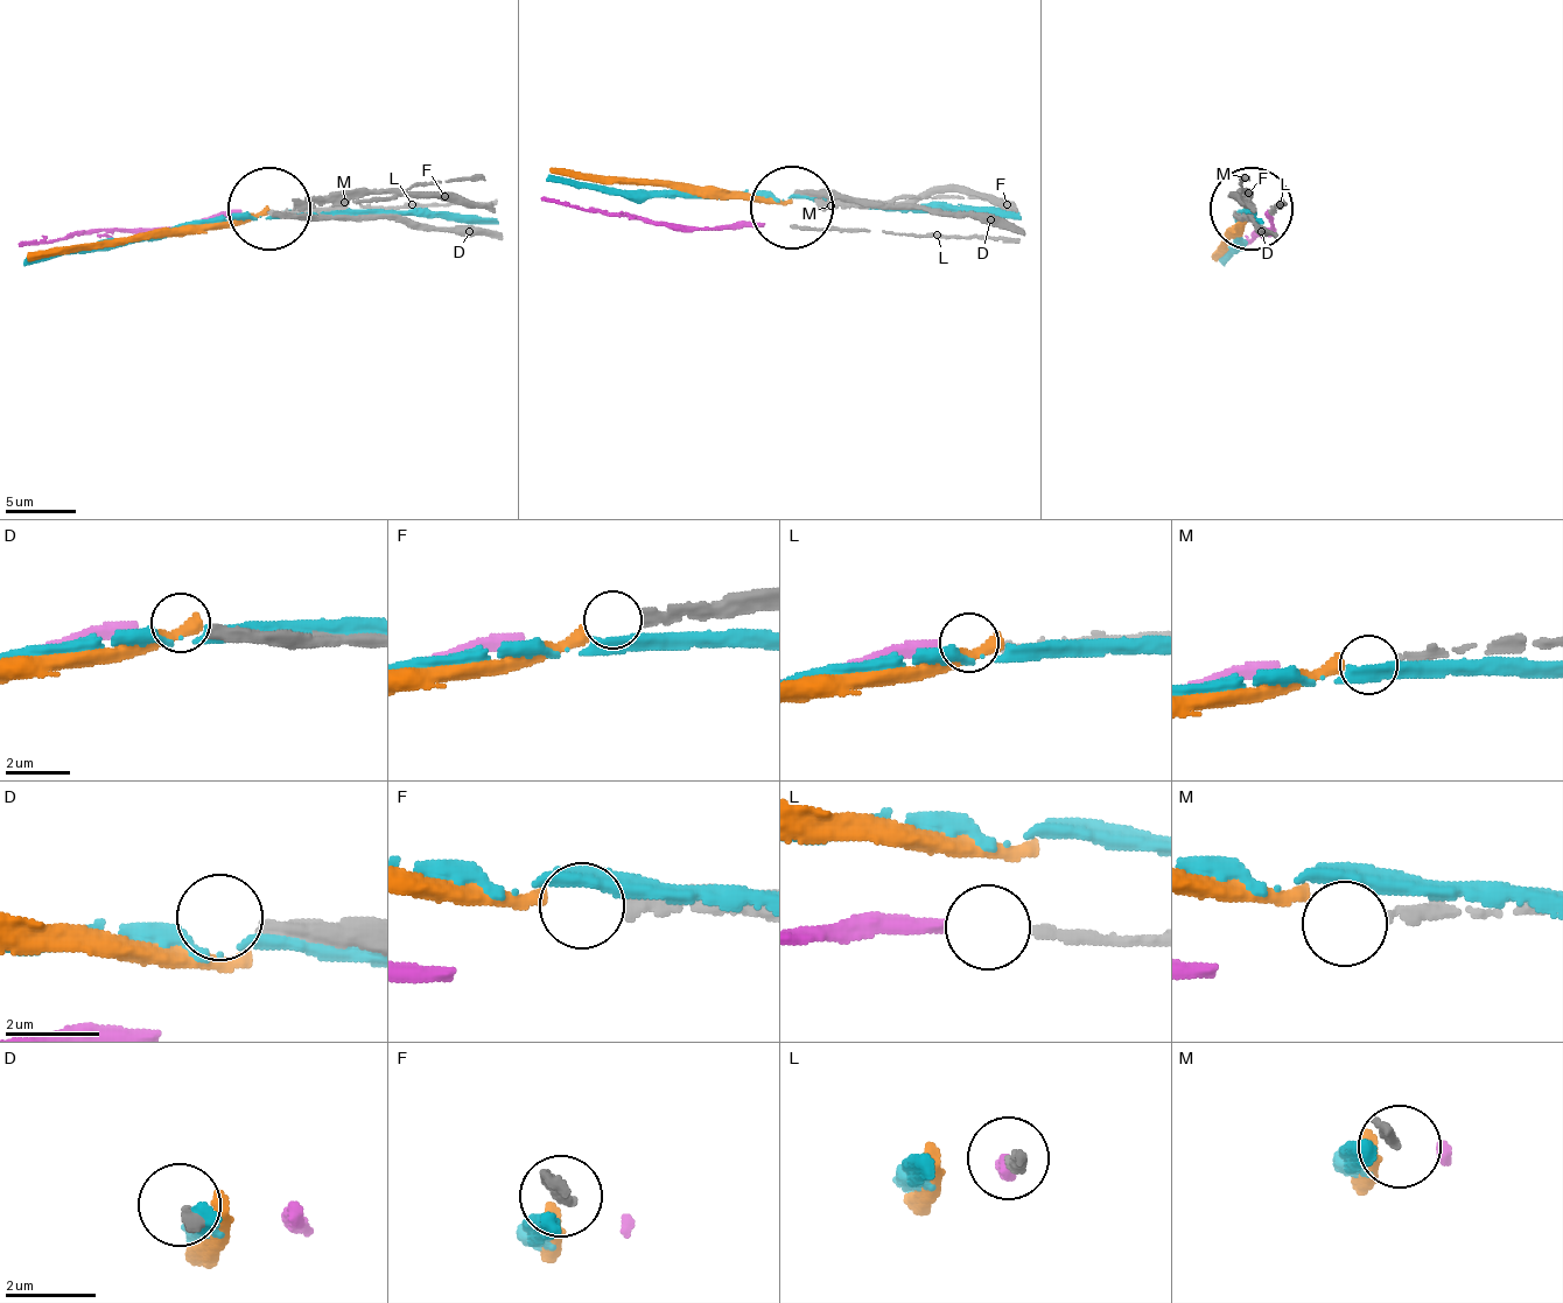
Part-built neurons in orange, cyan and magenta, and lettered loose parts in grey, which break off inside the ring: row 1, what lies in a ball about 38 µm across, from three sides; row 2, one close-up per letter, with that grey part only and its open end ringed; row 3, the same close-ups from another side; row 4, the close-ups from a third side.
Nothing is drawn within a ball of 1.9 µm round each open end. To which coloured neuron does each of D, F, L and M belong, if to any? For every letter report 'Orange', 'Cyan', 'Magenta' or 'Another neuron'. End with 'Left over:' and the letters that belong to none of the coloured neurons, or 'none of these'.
D: Another neuron
F: Orange
L: Magenta
M: Another neuron
Left over: D, M

